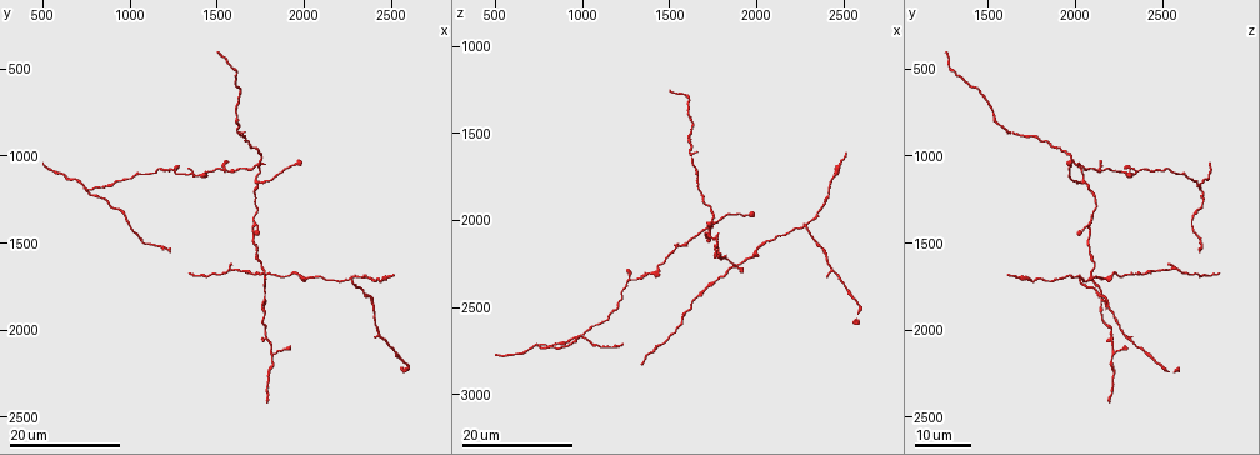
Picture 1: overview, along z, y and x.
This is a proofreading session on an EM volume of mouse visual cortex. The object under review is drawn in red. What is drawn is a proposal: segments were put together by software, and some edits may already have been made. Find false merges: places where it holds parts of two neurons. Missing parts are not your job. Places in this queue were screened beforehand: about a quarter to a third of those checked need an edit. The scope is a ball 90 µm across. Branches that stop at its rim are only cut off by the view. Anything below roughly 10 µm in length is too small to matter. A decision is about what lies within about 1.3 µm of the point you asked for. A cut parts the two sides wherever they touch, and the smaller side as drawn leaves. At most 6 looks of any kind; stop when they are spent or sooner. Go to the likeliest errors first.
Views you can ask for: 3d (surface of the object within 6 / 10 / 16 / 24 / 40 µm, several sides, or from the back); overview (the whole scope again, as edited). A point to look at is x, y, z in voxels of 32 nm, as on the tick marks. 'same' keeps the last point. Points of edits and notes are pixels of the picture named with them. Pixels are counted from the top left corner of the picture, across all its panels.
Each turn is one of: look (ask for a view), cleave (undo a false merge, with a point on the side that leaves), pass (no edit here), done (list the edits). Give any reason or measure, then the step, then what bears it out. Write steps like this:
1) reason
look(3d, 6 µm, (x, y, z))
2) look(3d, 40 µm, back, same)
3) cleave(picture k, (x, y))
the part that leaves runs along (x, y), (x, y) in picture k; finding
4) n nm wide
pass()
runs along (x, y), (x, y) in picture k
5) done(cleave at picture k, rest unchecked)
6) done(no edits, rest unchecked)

arms part here
look(3d, 24 µm, (2280, 1700, 2020))

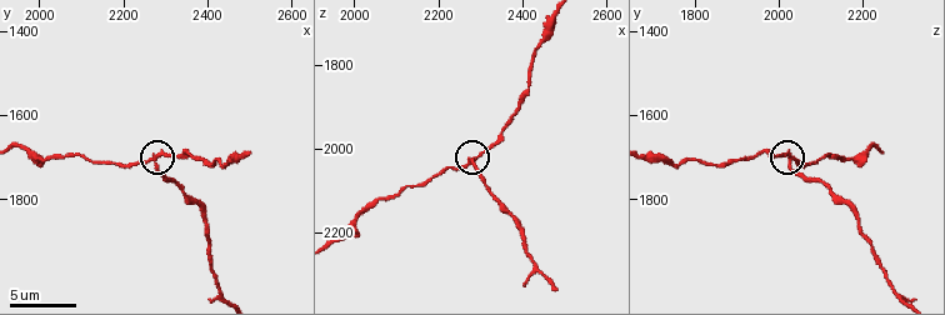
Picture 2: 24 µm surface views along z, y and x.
look(3d, 10 µm, (2275, 1695, 2030))

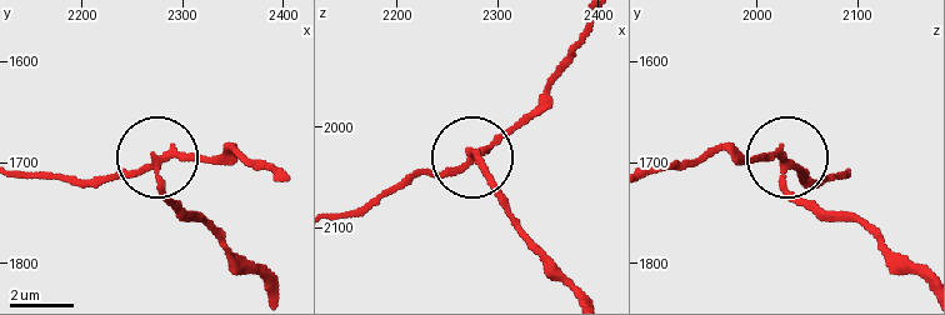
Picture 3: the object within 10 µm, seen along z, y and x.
3 arms
cleave(picture 3, (115, 173))
the part that leaves runs along (151, 160), (89, 183), (25, 174) in picture 3; a second neuron is stuck on

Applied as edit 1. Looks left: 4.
a fork
look(3d, 16 µm, (2440, 2040, 2300))

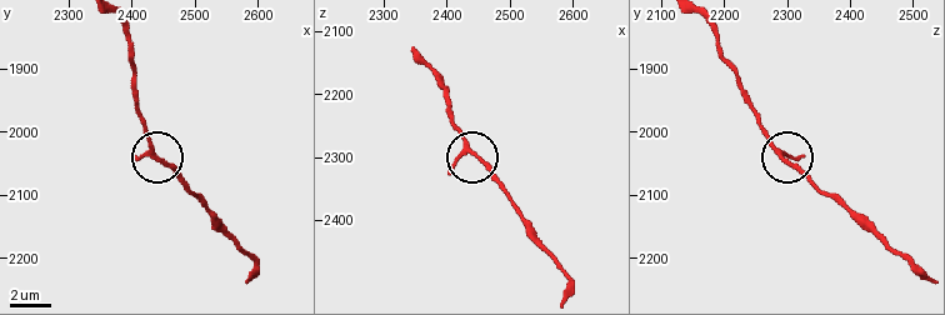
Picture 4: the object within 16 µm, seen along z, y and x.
look(3d, 10 µm, (2430, 2035, 2290))

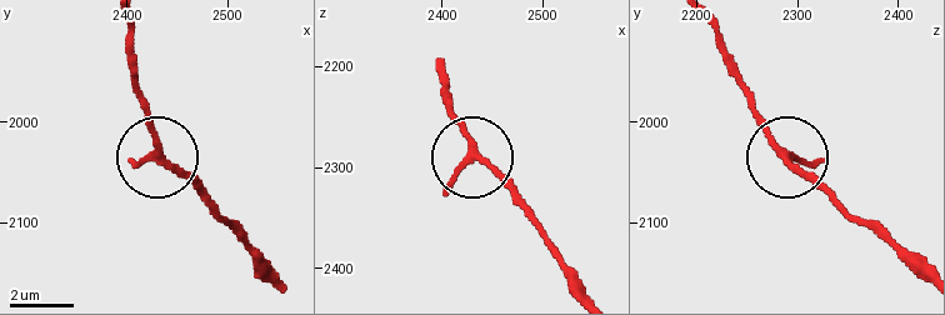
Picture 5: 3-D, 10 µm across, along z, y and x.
200 nm wide
pass()
all the same neuron

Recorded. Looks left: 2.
thick turns thin
look(3d, 24 µm, (1760, 1740, 2120))

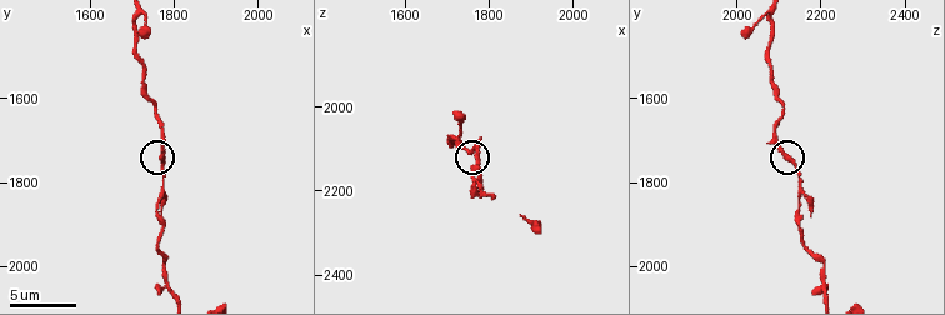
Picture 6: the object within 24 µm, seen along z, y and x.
closer look
look(3d, 10 µm, (1770, 1750, 2130))

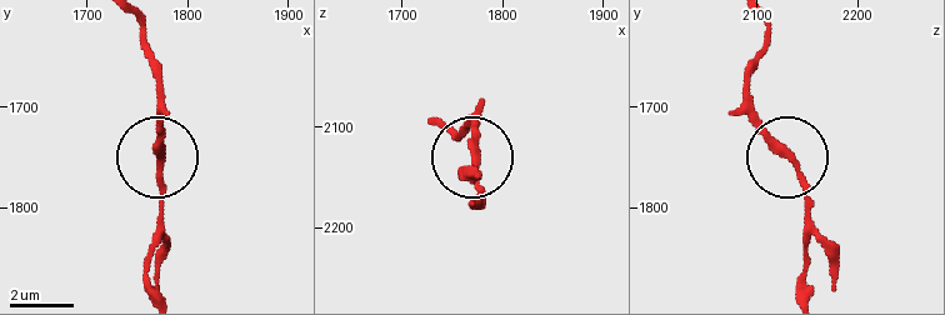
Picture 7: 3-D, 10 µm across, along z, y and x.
230 nm wide
pass()
runs along (446, 125), (454, 133), (470, 116), (478, 203) in picture 7; continuous, no second neuron

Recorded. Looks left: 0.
done(cleave at picture 3, rest unchecked)

